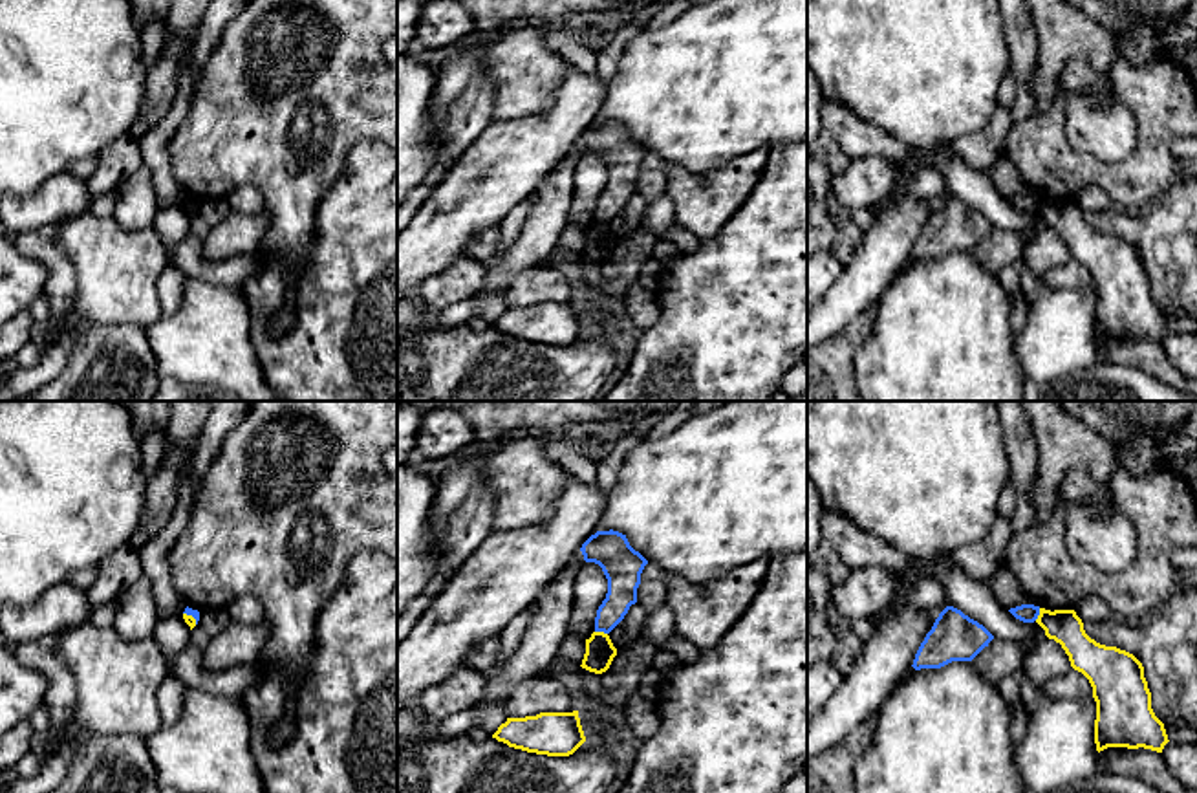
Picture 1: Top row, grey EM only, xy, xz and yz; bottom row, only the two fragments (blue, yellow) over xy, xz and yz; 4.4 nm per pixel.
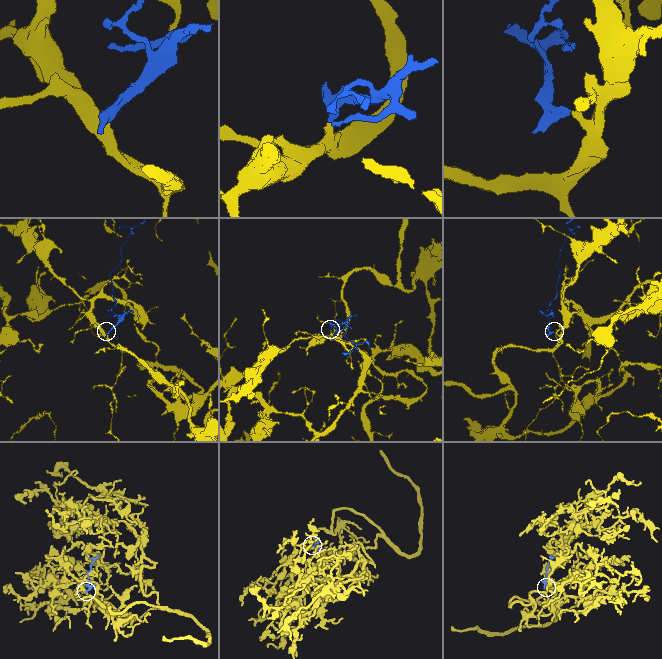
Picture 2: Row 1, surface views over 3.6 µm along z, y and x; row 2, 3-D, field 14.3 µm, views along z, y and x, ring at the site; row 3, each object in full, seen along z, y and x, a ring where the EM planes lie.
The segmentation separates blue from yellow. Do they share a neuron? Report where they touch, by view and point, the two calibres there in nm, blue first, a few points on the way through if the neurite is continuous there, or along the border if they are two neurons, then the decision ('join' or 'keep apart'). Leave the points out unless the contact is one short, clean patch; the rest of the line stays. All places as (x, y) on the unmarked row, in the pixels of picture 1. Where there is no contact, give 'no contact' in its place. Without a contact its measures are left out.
contact xz (601, 220); calibres 140 and 130 nm; border xz (595, 220), (606, 224); keep apart

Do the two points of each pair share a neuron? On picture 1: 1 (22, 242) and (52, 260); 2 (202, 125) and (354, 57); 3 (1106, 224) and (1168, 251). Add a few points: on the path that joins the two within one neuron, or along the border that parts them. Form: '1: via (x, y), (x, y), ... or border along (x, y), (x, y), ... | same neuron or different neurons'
1: via (30, 242), (44, 253) | same neuron
2: via (240, 125), (315, 77) | same neuron
3: via (1121, 224), (1146, 229), (1153, 237) | same neuron

